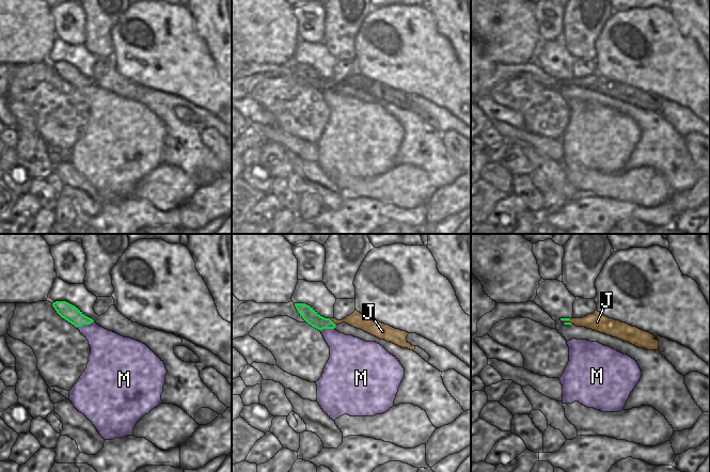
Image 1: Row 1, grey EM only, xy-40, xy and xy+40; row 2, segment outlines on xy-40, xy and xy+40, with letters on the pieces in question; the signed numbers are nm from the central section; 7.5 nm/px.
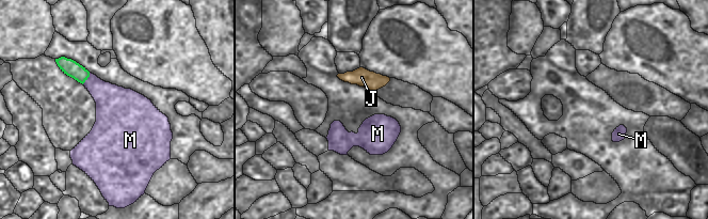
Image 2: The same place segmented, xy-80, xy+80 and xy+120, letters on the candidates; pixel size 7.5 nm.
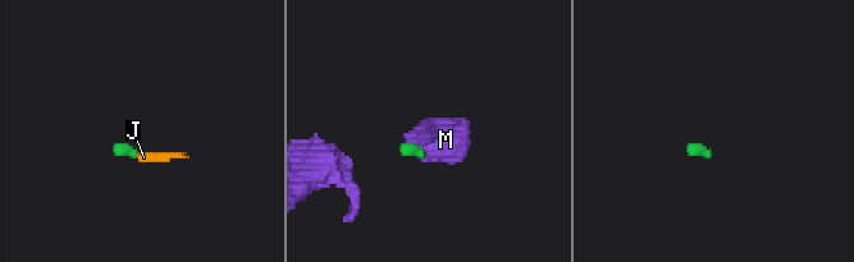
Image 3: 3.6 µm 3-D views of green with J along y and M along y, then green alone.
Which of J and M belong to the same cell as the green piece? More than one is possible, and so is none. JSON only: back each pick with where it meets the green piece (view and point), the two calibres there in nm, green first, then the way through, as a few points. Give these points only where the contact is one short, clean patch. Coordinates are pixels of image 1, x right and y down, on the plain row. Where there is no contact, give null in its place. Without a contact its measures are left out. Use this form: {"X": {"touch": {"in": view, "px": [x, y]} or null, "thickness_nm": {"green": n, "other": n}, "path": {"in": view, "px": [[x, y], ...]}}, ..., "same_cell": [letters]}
{"J": {"touch": {"in": "xy", "px": [333, 83]}, "thickness_nm": {"green": 100, "other": 120}, "path": {"in": "xy", "px": [[306, 73], [319, 83], [333, 83], [356, 80]]}}, "same_cell": ["J"]}

